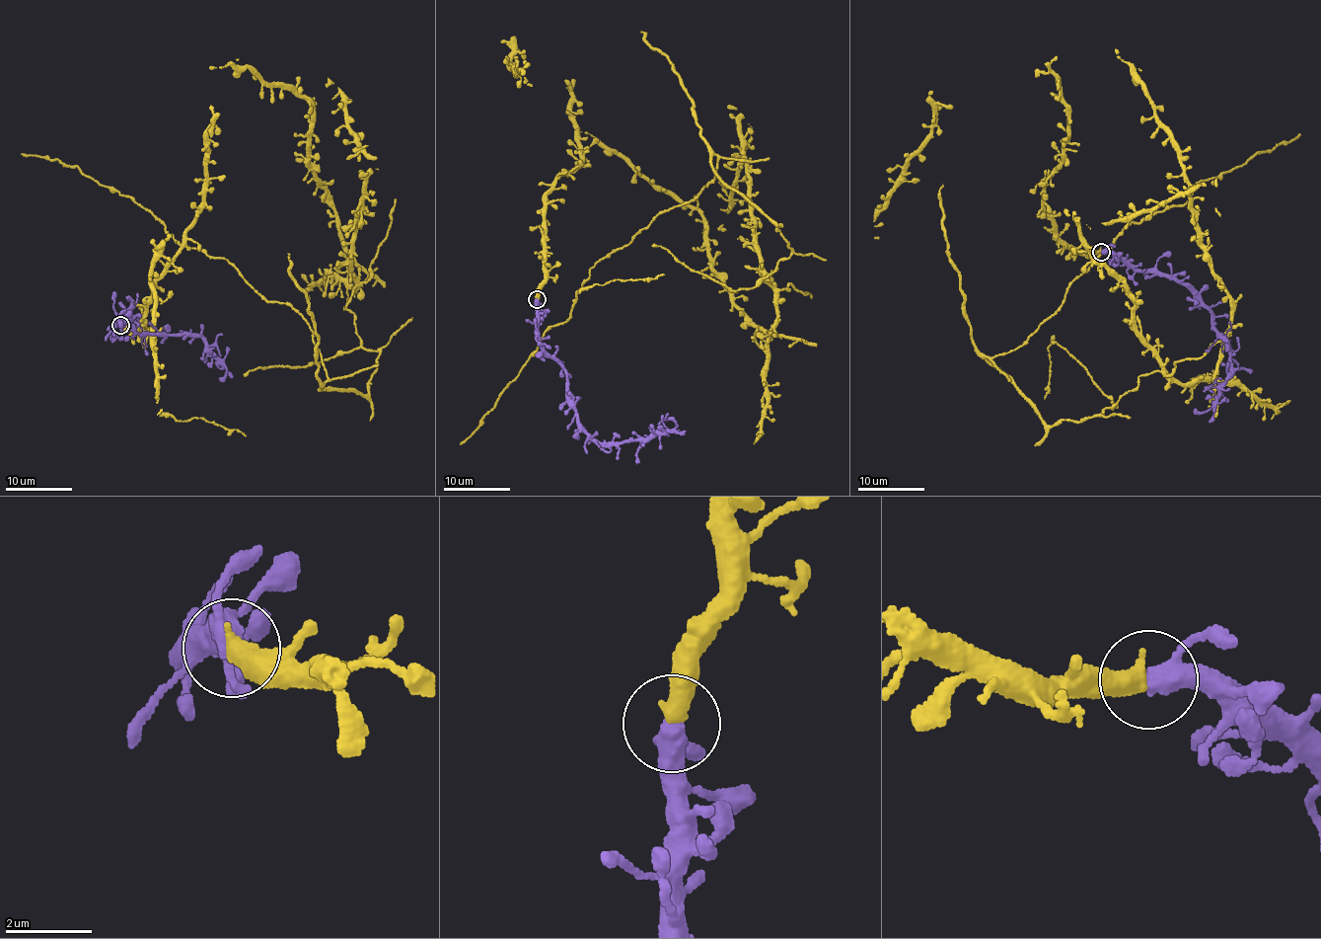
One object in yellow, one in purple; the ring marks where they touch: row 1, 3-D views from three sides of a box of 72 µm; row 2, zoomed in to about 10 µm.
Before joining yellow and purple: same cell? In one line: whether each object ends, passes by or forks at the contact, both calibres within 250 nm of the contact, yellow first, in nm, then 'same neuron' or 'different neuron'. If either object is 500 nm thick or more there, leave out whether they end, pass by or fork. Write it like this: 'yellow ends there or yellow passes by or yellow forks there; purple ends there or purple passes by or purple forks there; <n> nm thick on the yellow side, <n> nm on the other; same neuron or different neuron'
500 nm thick on the yellow side, 380 nm on the other; same neuron

